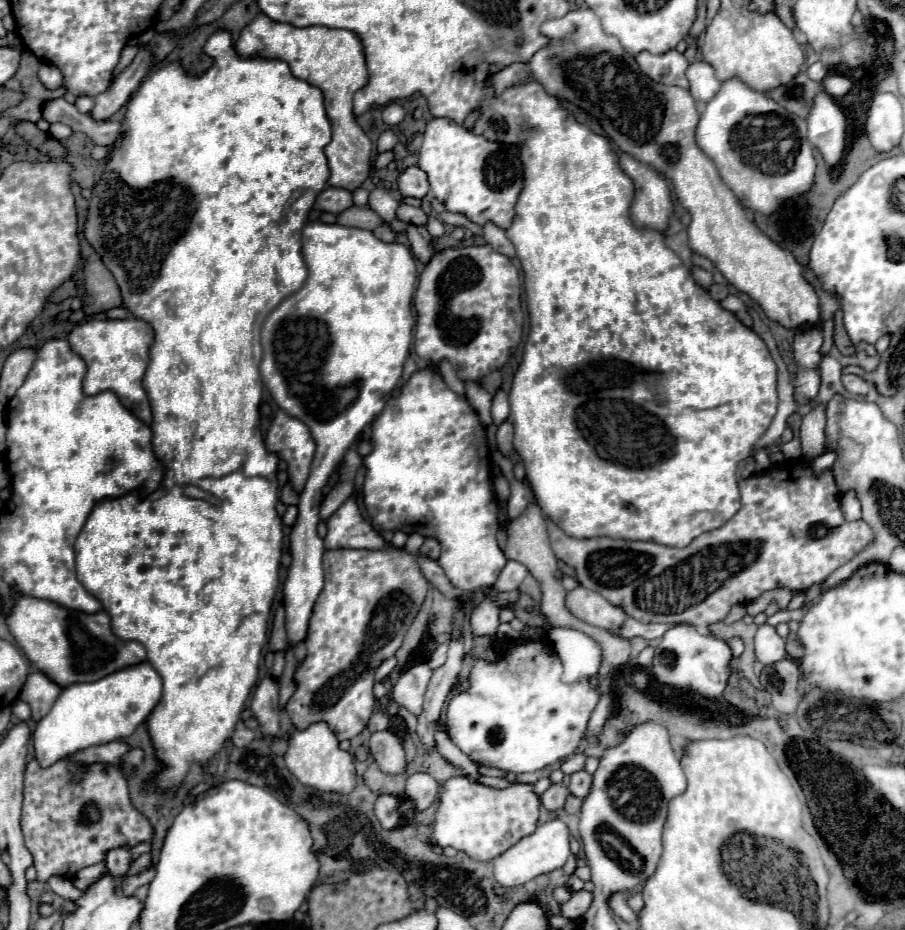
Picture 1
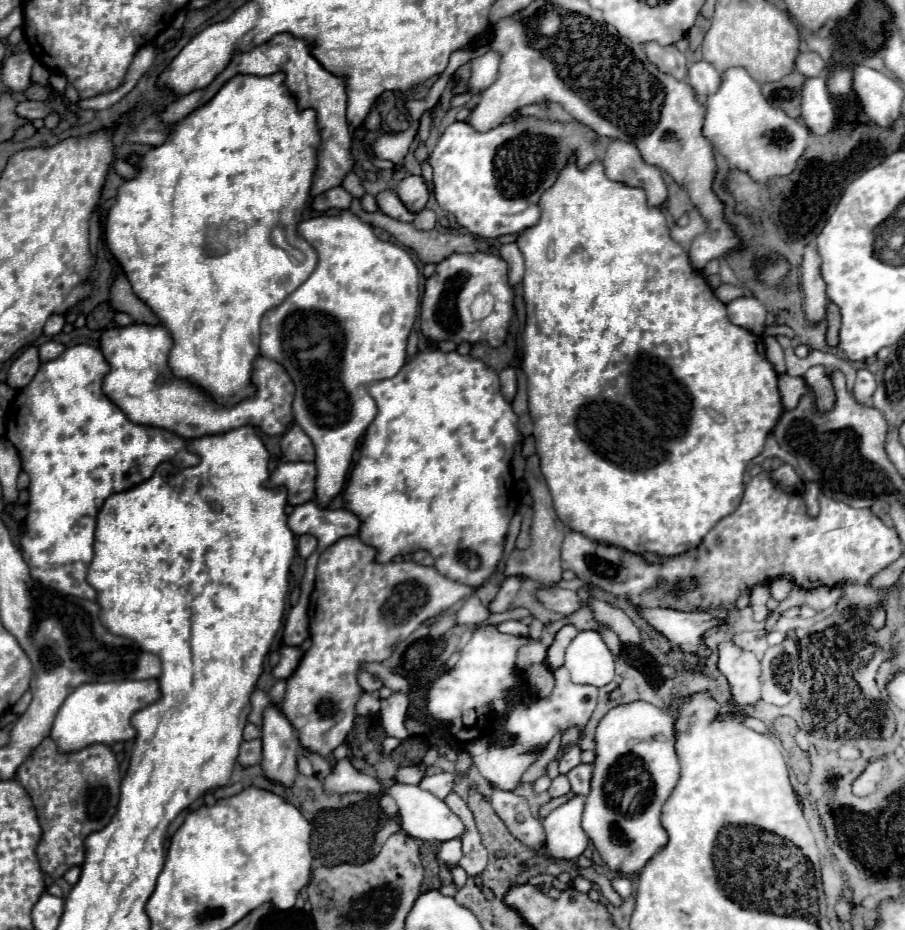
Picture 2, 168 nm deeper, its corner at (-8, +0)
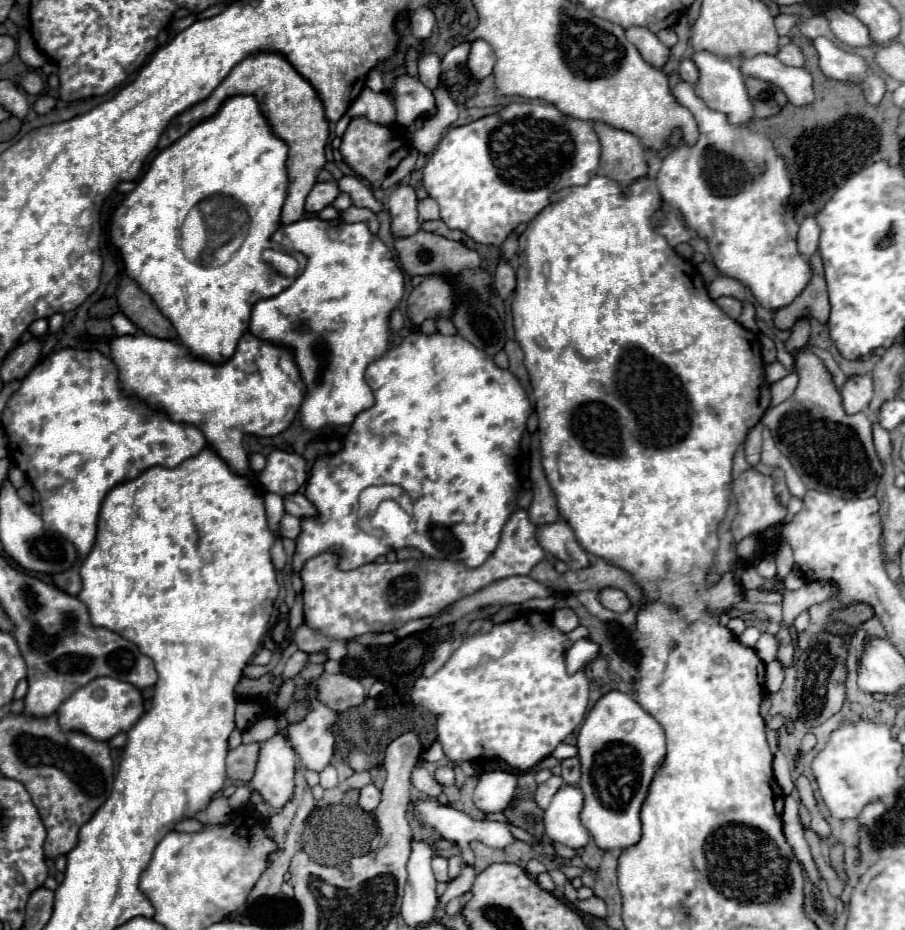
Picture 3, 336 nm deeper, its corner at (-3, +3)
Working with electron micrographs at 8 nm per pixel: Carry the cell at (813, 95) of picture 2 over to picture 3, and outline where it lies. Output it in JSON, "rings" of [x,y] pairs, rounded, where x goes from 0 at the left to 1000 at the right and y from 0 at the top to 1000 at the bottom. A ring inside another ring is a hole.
{"rings":[[[839,59],[825,66],[817,66],[817,74],[821,76],[821,81],[839,83],[843,87],[852,87],[854,91],[861,91],[865,100],[870,100],[870,106],[881,115],[894,113],[901,106],[896,78],[892,74],[870,72],[859,61]]]}

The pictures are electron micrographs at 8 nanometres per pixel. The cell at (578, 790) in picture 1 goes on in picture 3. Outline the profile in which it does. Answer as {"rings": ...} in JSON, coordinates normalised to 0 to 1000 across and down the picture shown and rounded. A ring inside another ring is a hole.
{"rings":[[[631,814],[620,818],[620,825],[622,825],[622,831],[620,831],[622,840],[627,844],[638,844],[642,838],[642,818],[638,814]]]}

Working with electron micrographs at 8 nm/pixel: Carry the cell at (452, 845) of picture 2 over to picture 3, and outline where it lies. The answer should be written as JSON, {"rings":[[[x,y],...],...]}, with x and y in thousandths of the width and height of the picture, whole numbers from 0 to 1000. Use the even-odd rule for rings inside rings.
{"rings":[[[478,922],[478,939],[481,939],[481,945],[483,947],[494,947],[494,932],[496,932],[496,924],[494,922]]]}

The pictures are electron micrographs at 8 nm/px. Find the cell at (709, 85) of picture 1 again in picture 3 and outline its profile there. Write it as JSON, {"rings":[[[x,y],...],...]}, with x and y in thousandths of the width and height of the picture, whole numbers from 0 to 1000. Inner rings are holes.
{"rings":[[[755,63],[750,70],[750,83],[759,89],[770,89],[772,85],[772,74],[764,63]]]}

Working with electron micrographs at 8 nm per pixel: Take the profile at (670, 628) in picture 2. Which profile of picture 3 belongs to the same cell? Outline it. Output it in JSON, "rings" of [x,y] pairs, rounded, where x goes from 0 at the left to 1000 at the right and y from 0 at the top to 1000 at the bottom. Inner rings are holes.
{"rings":[[[677,631],[664,633],[662,635],[662,644],[671,655],[675,655],[680,659],[691,659],[691,657],[697,655],[697,644],[686,633],[677,633]]]}

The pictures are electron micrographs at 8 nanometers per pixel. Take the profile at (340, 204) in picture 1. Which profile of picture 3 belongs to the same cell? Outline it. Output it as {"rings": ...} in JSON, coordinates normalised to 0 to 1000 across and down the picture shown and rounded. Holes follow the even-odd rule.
{"rings":[[[366,195],[366,197],[350,197],[348,203],[344,203],[344,208],[339,210],[339,216],[337,216],[337,227],[341,229],[352,229],[357,223],[366,220],[372,210],[375,210],[375,199],[372,195]]]}

